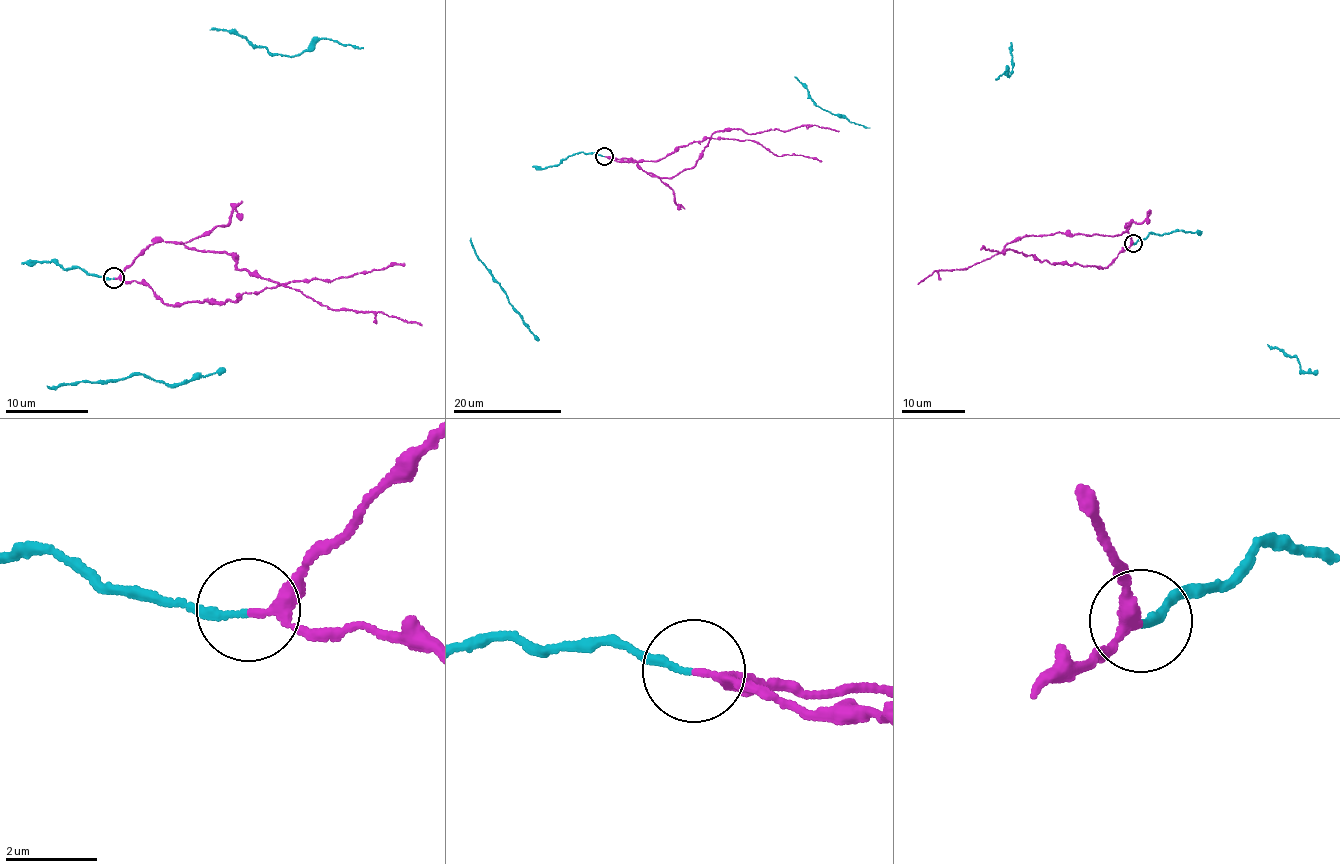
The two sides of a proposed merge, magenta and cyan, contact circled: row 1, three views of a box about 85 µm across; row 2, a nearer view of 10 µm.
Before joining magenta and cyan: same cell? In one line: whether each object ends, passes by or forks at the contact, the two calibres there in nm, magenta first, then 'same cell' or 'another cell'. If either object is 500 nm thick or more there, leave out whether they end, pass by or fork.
magenta passes by | cyan ends | 180/140 nm | same cell

